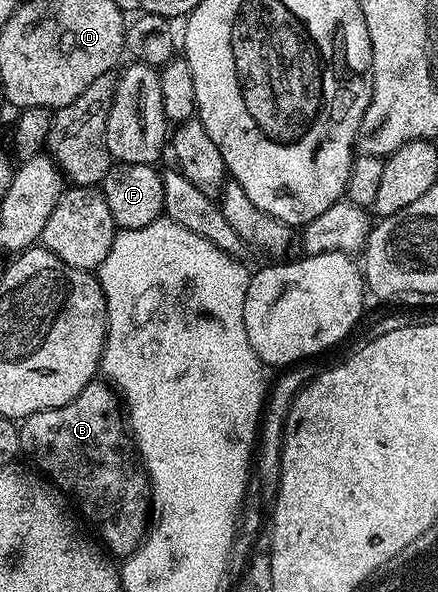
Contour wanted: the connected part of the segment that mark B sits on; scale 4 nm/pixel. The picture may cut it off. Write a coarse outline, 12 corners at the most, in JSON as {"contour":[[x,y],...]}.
{"contour":[[108,382],[20,424],[21,450],[118,557],[151,522]]}

